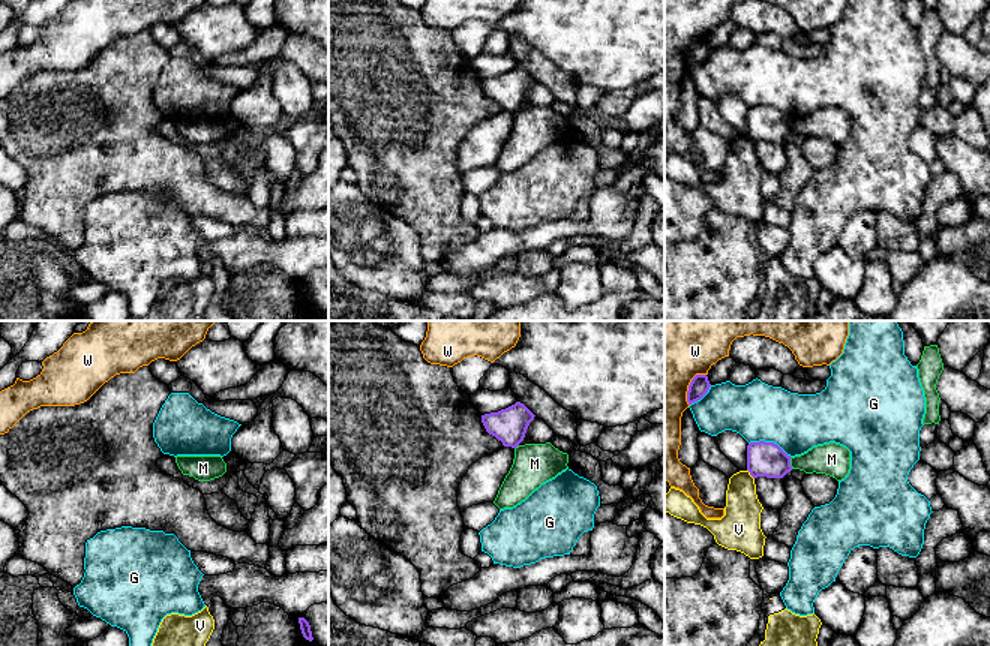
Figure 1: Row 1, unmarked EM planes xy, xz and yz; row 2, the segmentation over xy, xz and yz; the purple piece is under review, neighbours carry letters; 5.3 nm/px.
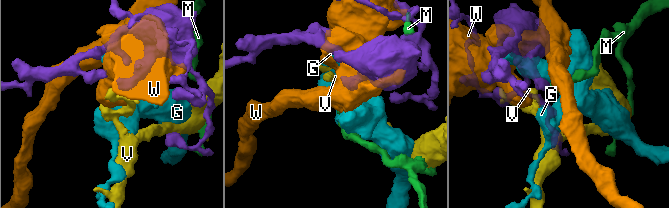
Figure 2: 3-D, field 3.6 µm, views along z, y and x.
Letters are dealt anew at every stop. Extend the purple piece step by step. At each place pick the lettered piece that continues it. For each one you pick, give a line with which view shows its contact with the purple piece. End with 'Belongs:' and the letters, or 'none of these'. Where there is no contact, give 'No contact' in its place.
Belongs: none of these

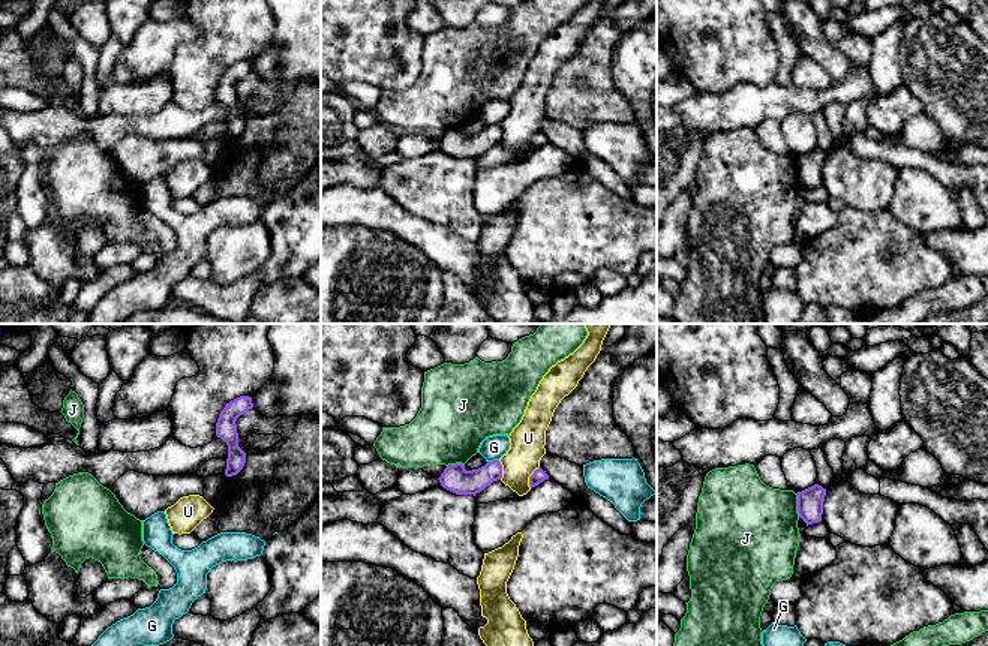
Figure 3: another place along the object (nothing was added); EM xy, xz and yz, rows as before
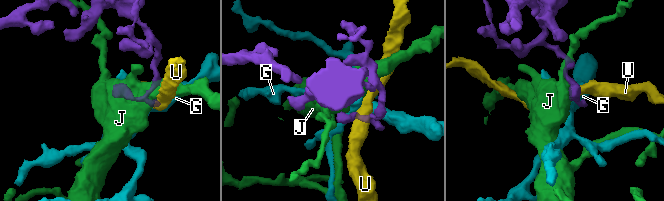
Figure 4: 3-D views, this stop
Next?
Belongs: none of these

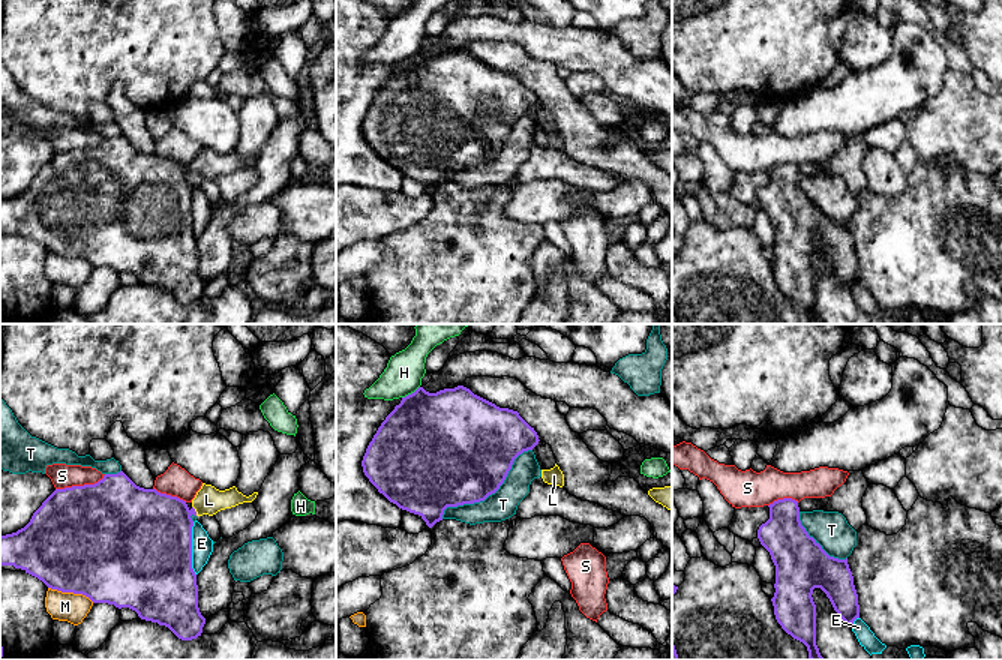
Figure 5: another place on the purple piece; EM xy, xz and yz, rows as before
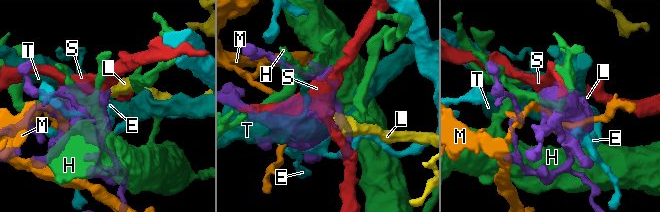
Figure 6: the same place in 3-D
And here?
L: Touches purple in xy
Belongs: L

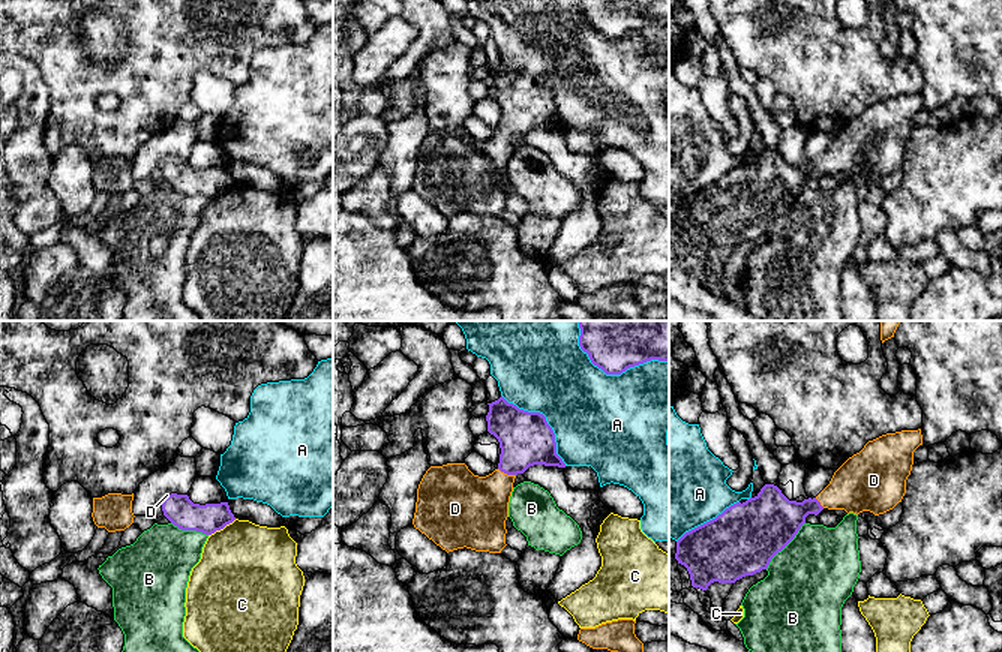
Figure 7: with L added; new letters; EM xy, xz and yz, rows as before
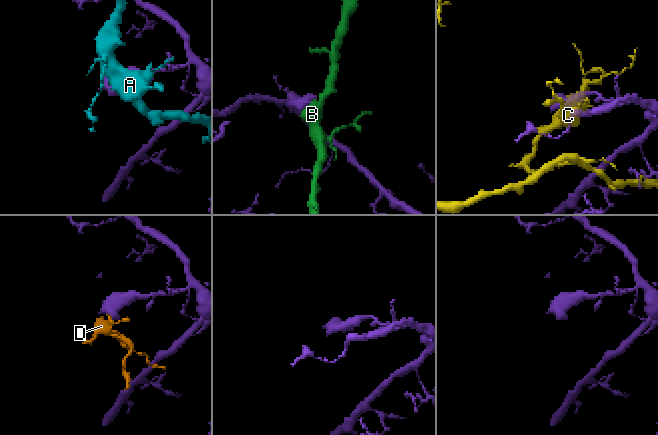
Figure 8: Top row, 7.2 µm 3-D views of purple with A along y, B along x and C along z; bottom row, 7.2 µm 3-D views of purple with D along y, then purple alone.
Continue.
D: Touches purple in xz
Belongs: D

